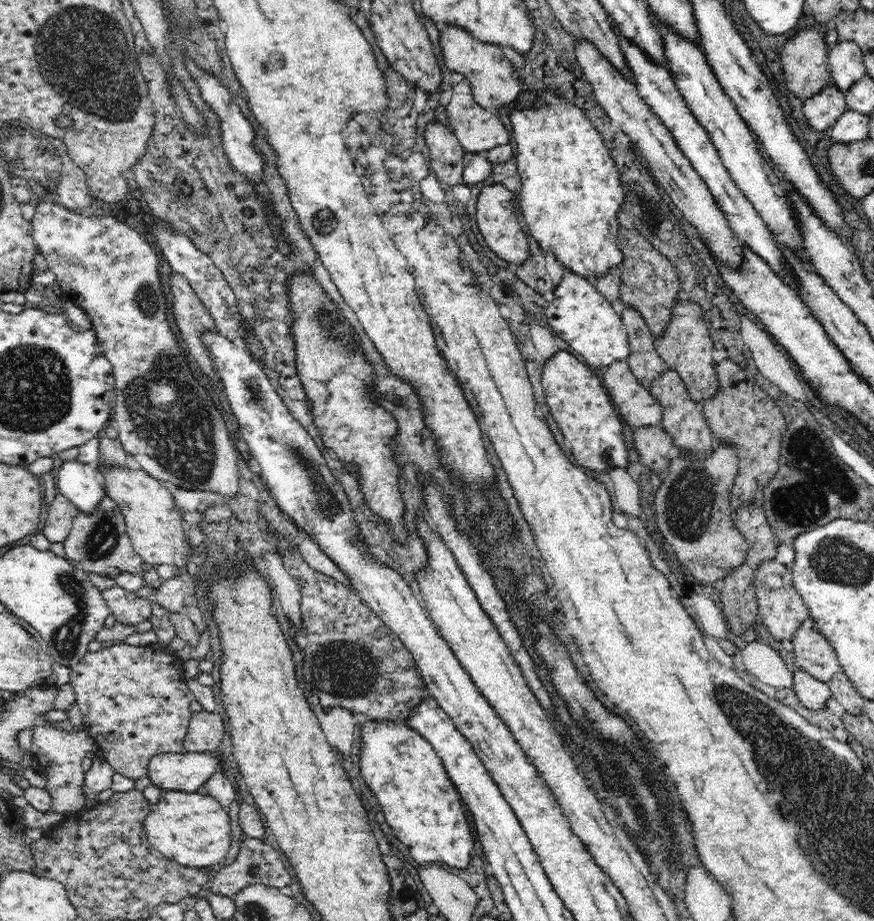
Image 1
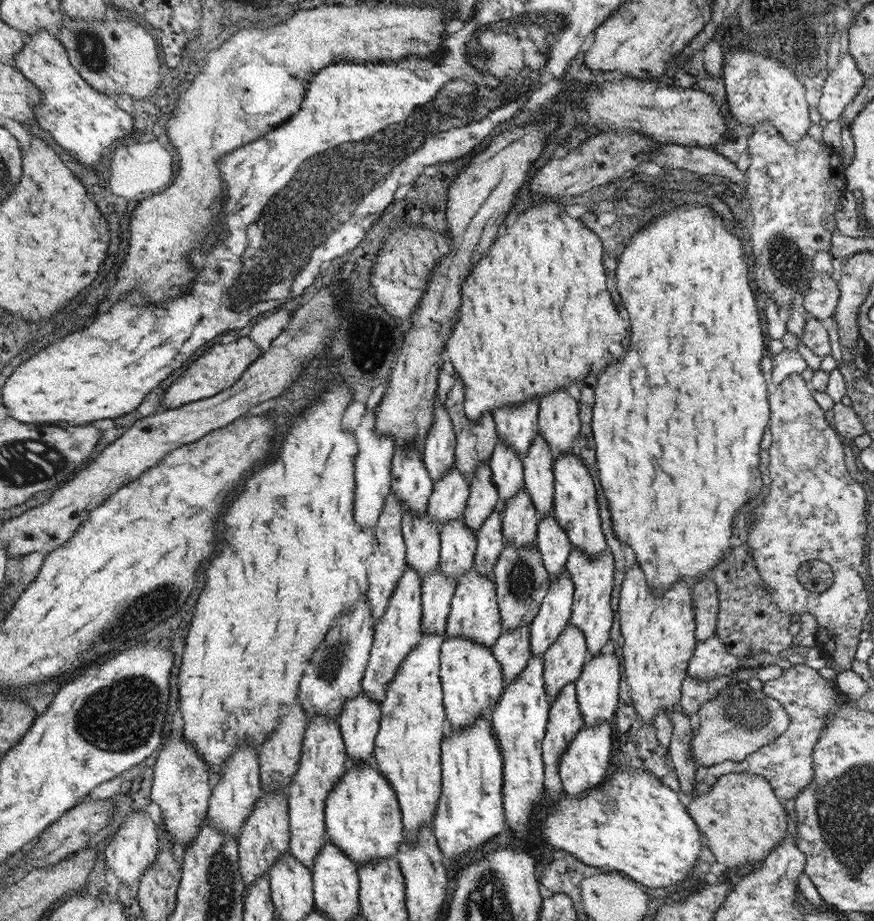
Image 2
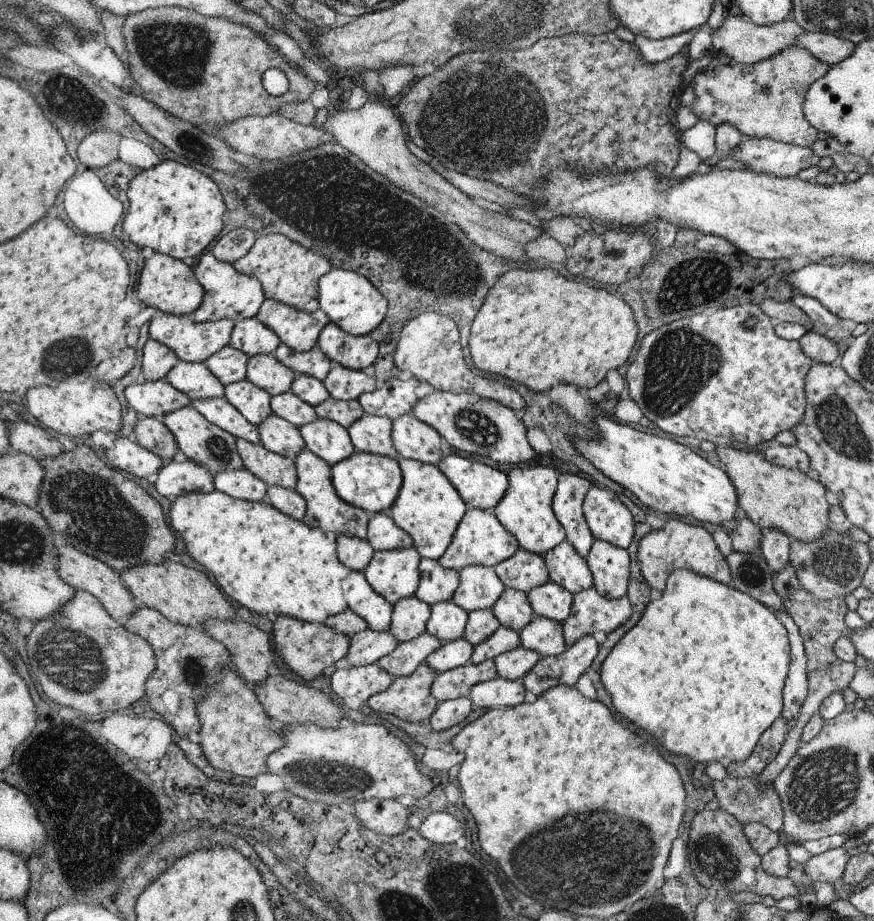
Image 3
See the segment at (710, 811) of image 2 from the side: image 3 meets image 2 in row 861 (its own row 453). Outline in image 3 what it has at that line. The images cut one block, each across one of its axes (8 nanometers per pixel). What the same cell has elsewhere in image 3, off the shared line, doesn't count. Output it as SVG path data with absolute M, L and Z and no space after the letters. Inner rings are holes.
M713 446L717 460L725 466L727 478L731 478L731 486L735 486L737 504L745 512L745 516L761 530L761 528L777 528L789 536L789 540L815 540L829 526L827 504L823 498L823 488L813 478L805 476L803 470L785 468L781 464L773 464L767 460L763 448L745 450L739 446Z

